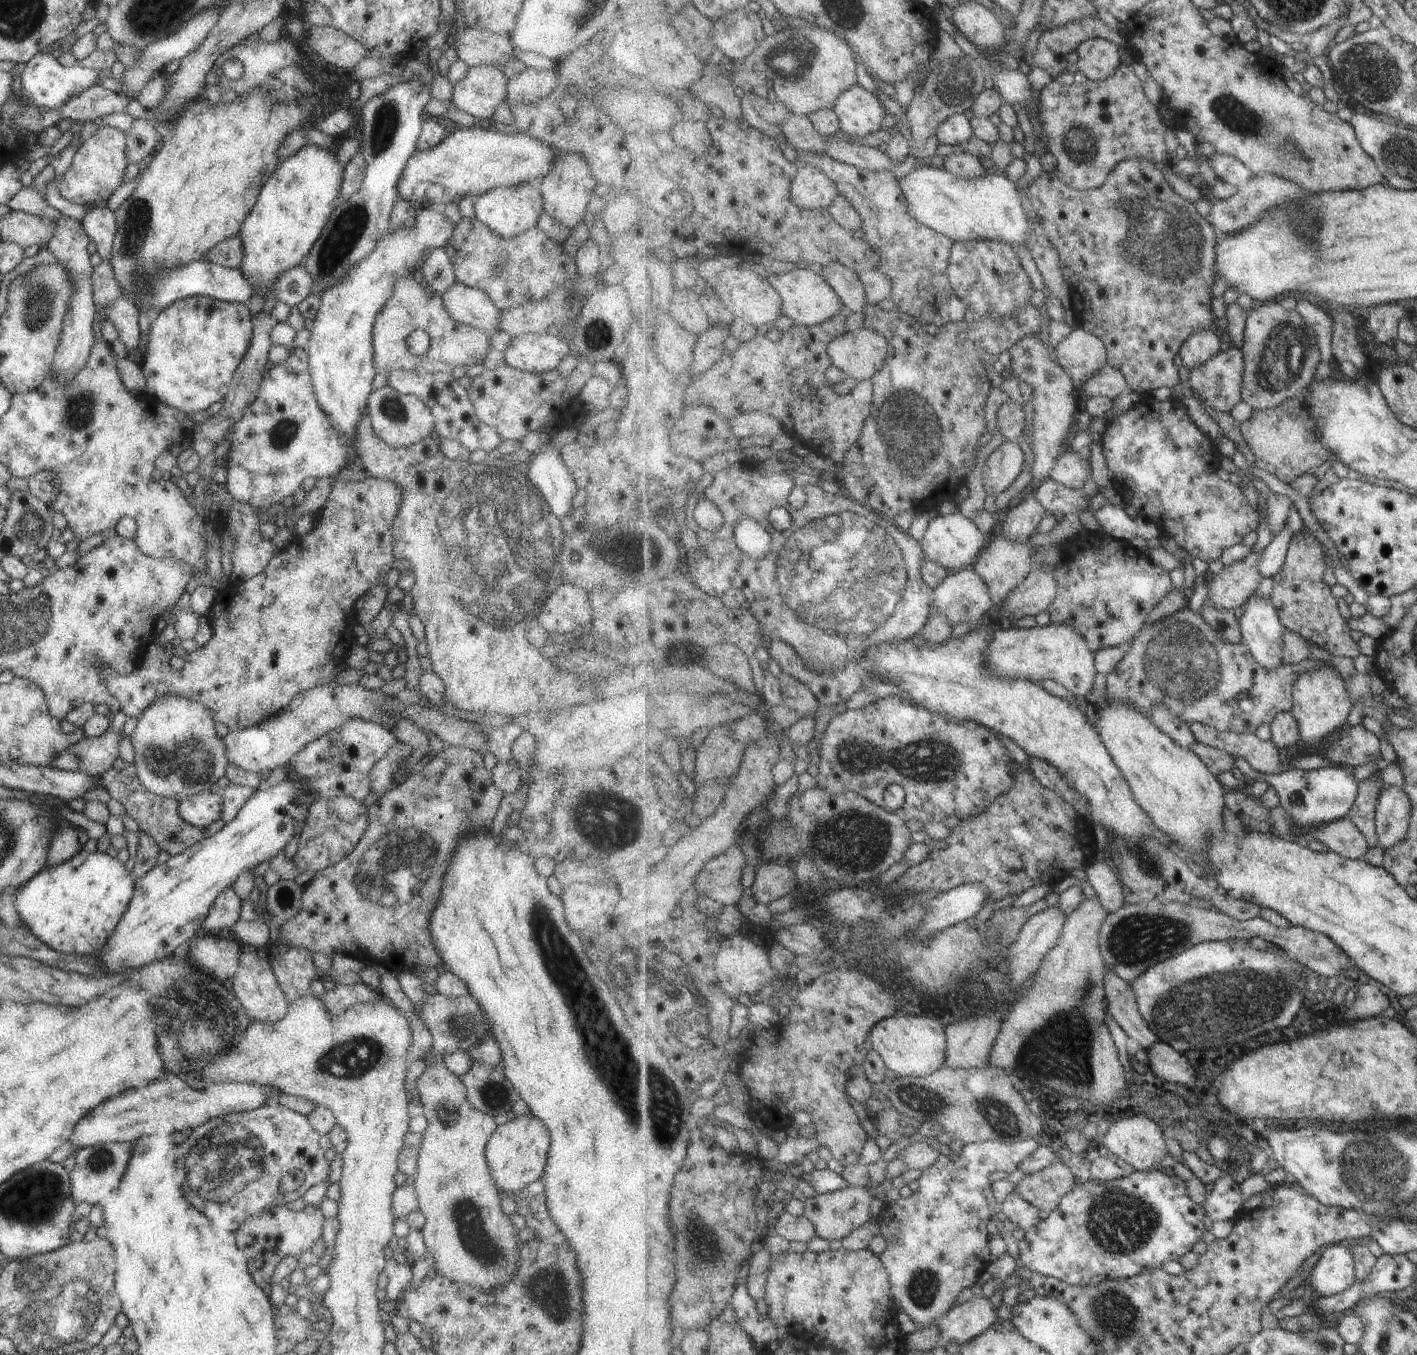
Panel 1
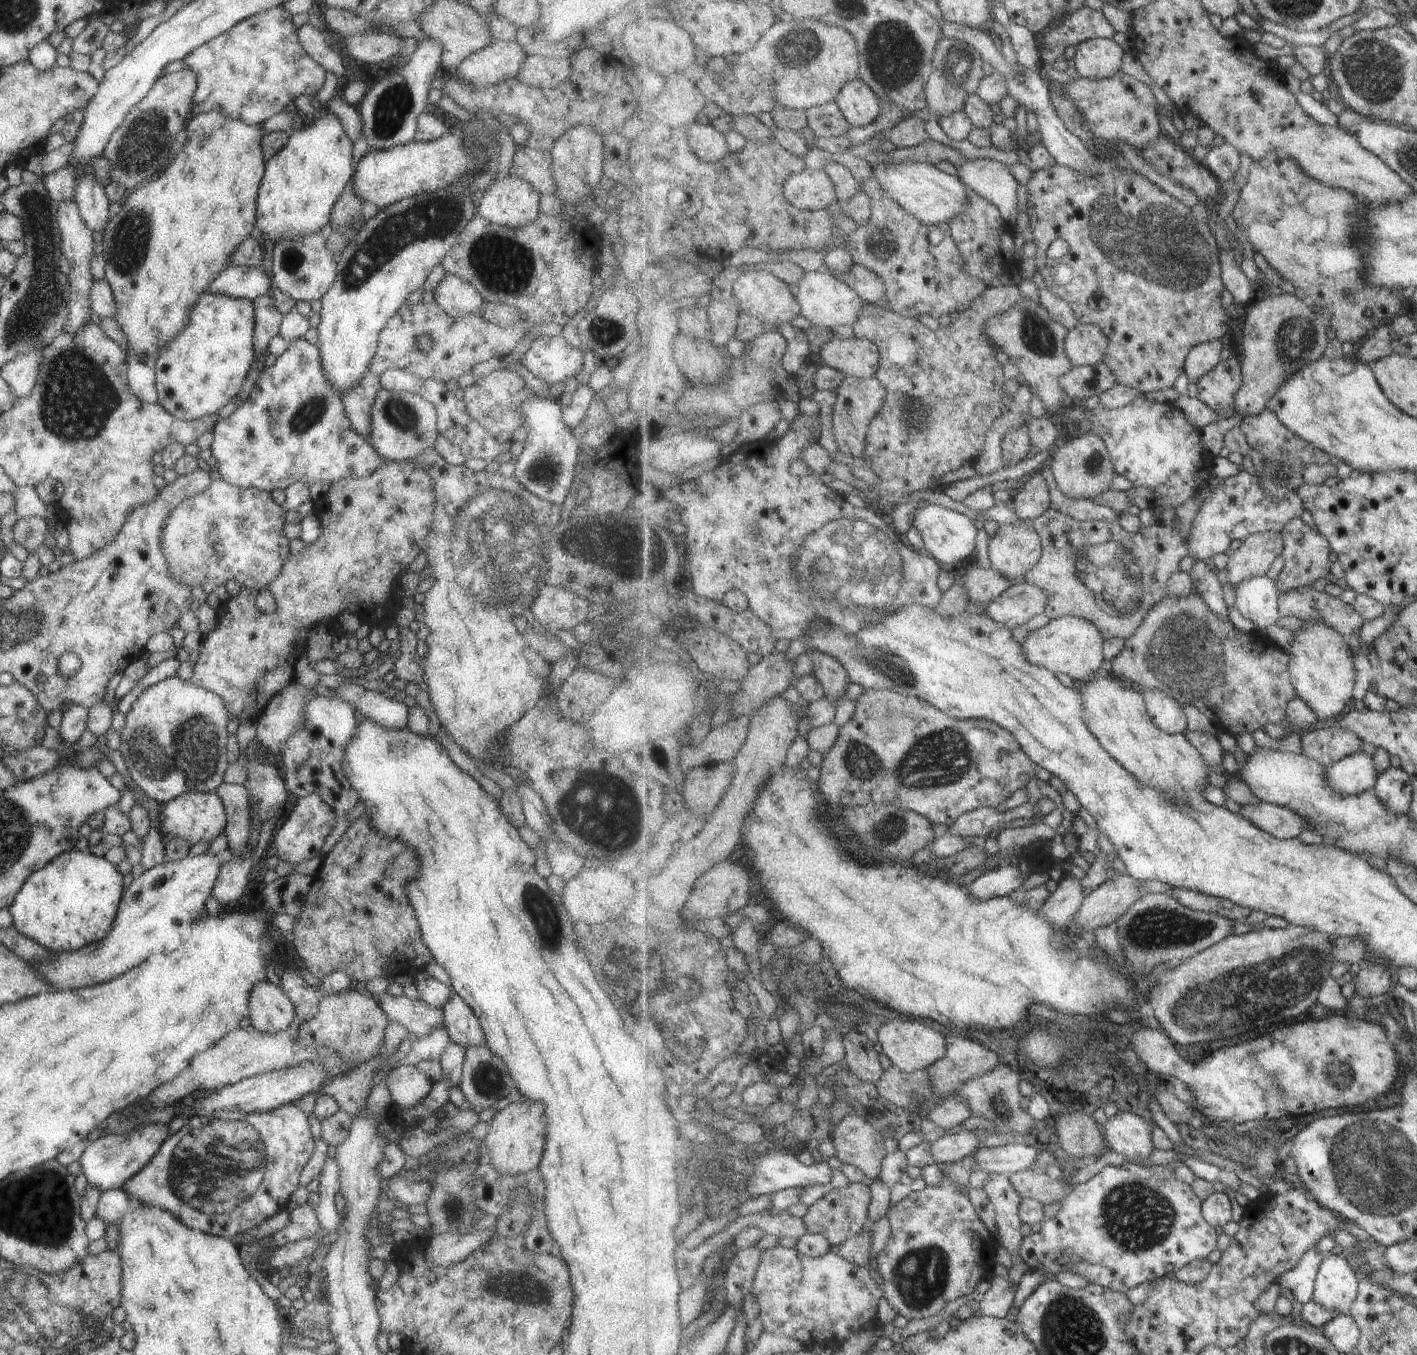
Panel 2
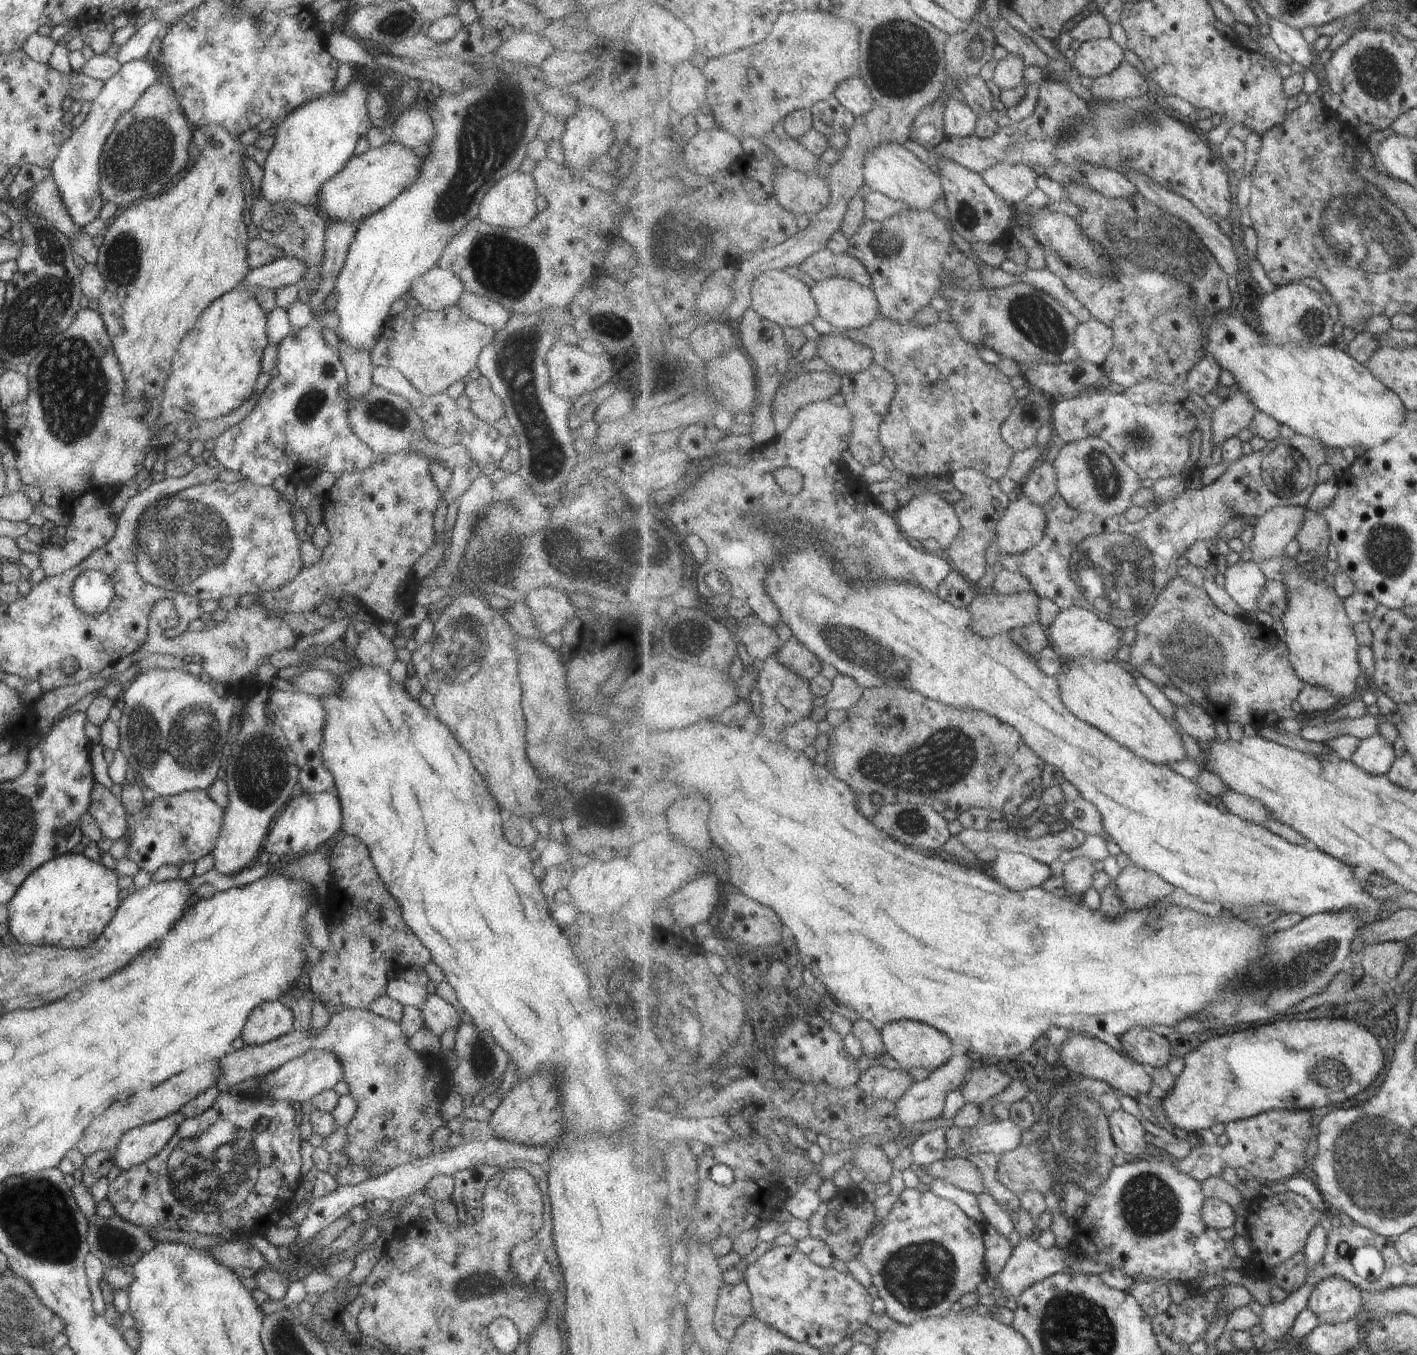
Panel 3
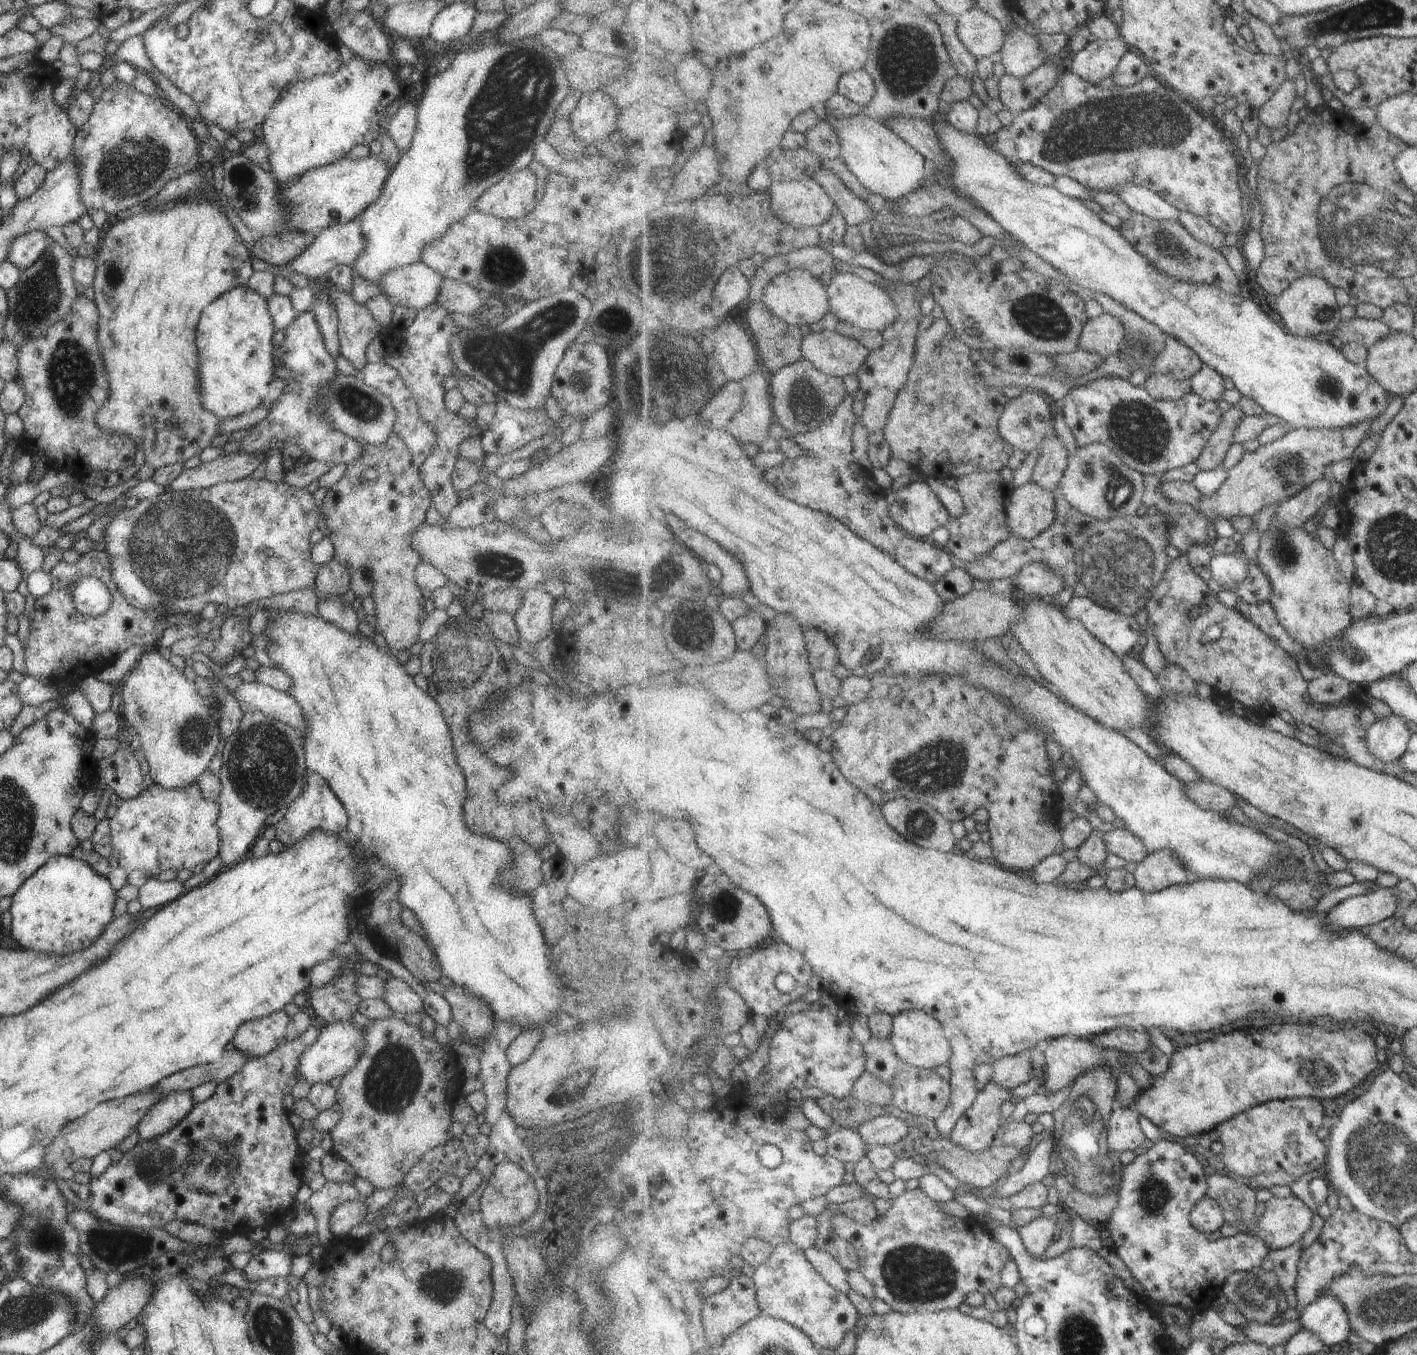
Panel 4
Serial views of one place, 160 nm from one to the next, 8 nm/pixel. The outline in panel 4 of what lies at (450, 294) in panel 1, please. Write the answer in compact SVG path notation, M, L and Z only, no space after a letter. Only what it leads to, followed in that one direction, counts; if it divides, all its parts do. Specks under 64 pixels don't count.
M421 261L396 268L382 278L380 288L394 304L420 311L438 298L444 278Z

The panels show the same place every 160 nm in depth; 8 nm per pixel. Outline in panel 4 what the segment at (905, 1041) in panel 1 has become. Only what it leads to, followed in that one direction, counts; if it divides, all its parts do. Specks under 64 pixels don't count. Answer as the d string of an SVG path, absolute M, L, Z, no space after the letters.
M904 1012L892 1018L892 1044L896 1046L896 1056L904 1062L922 1069L937 1069L950 1065L952 1060L952 1042L948 1039L947 1030L934 1016L926 1012Z

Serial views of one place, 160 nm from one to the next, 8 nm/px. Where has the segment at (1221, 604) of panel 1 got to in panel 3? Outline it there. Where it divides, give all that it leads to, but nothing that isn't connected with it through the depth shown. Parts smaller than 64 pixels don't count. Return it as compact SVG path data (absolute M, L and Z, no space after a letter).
M1282 506L1262 517L1248 545L1253 561L1261 564L1264 560L1284 557L1286 548L1304 527L1308 510L1304 506Z

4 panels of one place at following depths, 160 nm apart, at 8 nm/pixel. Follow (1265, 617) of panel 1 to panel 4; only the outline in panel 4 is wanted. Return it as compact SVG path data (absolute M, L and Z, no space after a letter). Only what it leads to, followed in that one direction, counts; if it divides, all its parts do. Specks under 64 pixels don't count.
M1230 554L1214 556L1211 564L1212 574L1221 586L1230 586L1232 591L1237 591L1244 580L1251 575L1251 562L1244 554Z

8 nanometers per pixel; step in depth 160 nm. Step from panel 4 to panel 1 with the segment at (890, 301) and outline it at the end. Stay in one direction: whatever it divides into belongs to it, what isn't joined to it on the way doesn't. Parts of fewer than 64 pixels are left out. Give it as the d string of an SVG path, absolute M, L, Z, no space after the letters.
M810 267L806 269L796 268L788 273L772 274L767 276L768 282L780 292L784 300L784 314L794 320L800 326L817 326L836 318L840 315L840 310L844 302L838 296L837 290L832 288L832 284L826 280L824 274L814 272Z

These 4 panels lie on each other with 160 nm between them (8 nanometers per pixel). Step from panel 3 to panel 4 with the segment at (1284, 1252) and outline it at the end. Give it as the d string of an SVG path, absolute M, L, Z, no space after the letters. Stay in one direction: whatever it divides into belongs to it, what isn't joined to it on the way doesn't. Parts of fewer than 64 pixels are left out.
M1295 1195L1284 1199L1273 1197L1265 1205L1258 1237L1271 1250L1282 1250L1304 1241L1314 1226L1316 1214Z

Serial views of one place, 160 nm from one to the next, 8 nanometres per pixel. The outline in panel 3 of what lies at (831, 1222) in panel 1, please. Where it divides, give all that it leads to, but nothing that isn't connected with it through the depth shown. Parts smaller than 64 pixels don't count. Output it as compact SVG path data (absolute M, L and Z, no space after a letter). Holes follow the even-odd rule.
M850 1188L843 1192L838 1192L837 1196L830 1202L824 1202L820 1211L816 1212L810 1220L812 1236L828 1242L833 1252L846 1264L863 1255L864 1242L868 1240L870 1232L875 1228L876 1208L873 1202L868 1200L868 1197L869 1195L859 1188ZM836 1209L846 1212L846 1216L848 1216L848 1230L844 1230L844 1234L834 1234L828 1228L828 1216L832 1212L836 1212Z

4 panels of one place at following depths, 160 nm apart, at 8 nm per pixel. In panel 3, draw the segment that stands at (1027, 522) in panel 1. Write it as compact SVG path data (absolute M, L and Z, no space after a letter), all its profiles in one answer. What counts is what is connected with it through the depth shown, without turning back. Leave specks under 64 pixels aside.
M1044 460L1035 467L1028 478L1028 483L1021 487L1022 494L1028 496L1040 506L1045 506L1059 495L1059 477L1055 462Z

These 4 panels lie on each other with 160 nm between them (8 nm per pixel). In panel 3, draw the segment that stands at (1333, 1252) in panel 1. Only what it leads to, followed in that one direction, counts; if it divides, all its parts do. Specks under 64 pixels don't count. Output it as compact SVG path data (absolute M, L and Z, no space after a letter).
M1330 1276L1318 1284L1310 1305L1325 1324L1345 1324L1360 1316L1364 1291L1342 1276Z

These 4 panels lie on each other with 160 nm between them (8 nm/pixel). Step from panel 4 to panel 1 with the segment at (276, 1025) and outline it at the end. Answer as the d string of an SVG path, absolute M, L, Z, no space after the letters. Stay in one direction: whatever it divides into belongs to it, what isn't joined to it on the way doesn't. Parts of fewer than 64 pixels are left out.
M243 947L238 960L238 968L232 976L232 988L236 997L246 1008L246 1014L252 1021L277 1022L288 1013L288 1000L272 971L269 960L260 958L256 948Z

